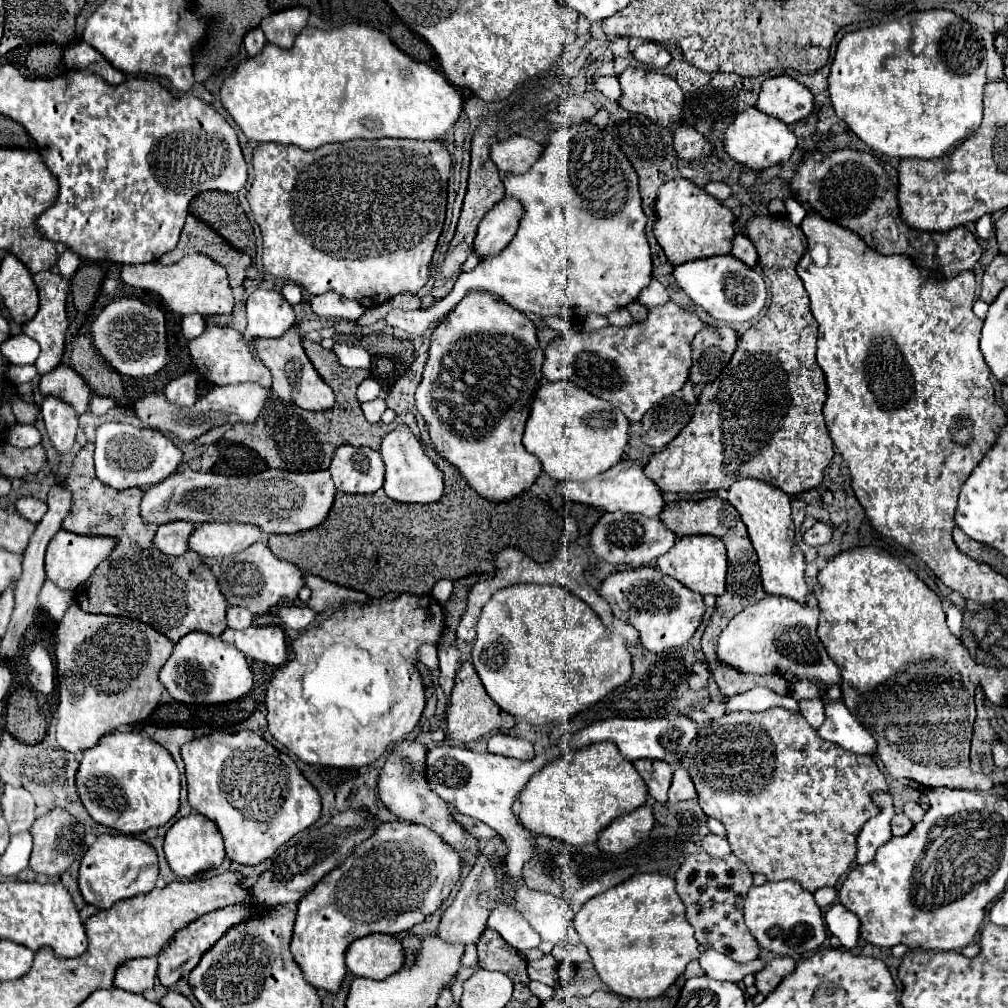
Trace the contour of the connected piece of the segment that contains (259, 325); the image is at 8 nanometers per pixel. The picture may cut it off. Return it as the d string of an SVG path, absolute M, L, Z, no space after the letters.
M257 288L249 294L247 302L247 332L245 338L279 338L295 324L291 304L275 290Z

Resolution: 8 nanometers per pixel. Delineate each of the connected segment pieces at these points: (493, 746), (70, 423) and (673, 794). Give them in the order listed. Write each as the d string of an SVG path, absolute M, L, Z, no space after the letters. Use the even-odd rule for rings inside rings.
M493 734L487 742L487 750L493 754L511 756L511 758L519 758L519 760L529 760L535 756L531 742L509 736L509 734Z
M49 396L41 406L41 414L45 420L51 446L59 454L69 452L73 448L77 434L77 414L73 412L73 408L65 406L65 402L61 402L59 398Z
M677 768L673 772L673 782L671 782L671 788L669 788L669 802L675 804L675 802L691 800L691 798L697 798L695 786L693 786L689 774L685 774L685 770Z

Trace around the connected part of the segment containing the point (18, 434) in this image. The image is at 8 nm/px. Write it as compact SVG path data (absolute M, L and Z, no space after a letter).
M11 424L5 432L5 442L19 446L19 448L29 448L29 446L37 446L41 442L41 434L35 426L31 424Z

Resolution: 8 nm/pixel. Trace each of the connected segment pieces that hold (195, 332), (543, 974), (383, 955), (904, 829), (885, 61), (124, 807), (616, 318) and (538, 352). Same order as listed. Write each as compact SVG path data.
M189 314L189 316L185 316L183 318L183 334L185 334L185 338L187 340L193 340L193 338L197 338L203 330L205 330L205 320L203 320L203 316L201 314Z
M545 954L543 958L535 960L529 964L529 978L531 980L539 980L539 982L555 987L558 984L557 960L553 958L553 954Z
M369 934L347 948L345 964L353 976L385 980L403 966L403 946L395 936Z
M903 812L893 816L893 820L891 820L891 832L893 832L893 836L905 836L911 828L913 828L913 822Z
M941 10L939 18L935 20L925 20L925 12L913 12L907 14L901 20L895 22L887 22L887 24L879 24L879 26L871 26L871 28L861 28L855 32L845 34L839 44L837 44L837 52L835 52L835 60L831 64L831 72L829 72L829 98L833 104L835 114L875 152L881 152L885 156L895 156L895 158L923 158L923 160L931 160L931 158L943 158L947 156L955 146L959 146L963 140L967 140L969 136L975 134L975 130L981 124L981 114L983 114L983 86L987 82L985 78L985 46L981 36L977 34L963 34L965 20L959 18L957 14L949 12L949 10Z
M117 730L83 752L77 772L79 798L89 816L121 834L165 826L179 810L181 776L171 754L139 730Z
M625 308L611 312L607 318L609 318L609 322L611 322L611 324L615 324L615 326L629 326L629 324L635 324L633 316L631 316Z
M469 292L433 330L423 378L415 392L417 408L427 422L435 450L461 470L461 476L477 494L495 502L521 494L541 474L541 462L521 444L531 402L543 380L541 364L545 356L535 332L535 324L521 310L487 292Z

